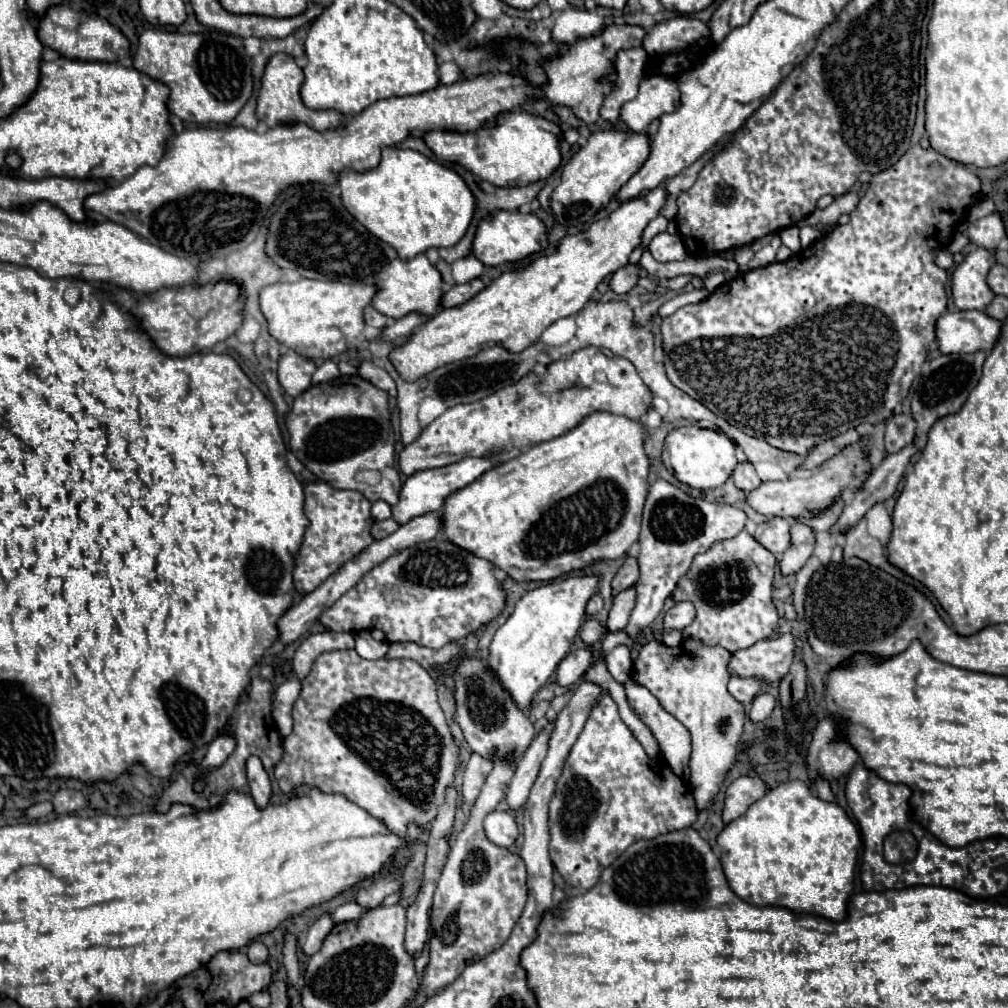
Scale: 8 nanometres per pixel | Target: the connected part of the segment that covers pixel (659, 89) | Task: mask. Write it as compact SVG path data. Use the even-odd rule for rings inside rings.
M649 75L641 81L637 97L621 107L621 121L631 131L641 133L653 119L659 119L661 115L675 111L677 105L679 89L675 79Z

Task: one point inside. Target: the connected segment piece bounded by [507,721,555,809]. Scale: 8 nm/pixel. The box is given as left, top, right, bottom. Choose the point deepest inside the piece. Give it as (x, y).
(528, 767)

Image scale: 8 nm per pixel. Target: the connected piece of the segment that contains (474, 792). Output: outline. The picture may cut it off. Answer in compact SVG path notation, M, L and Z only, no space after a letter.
M471 753L471 759L465 767L465 775L463 775L463 785L461 785L461 799L463 803L471 805L475 801L475 797L479 795L489 771L493 769L493 759L481 757L479 753Z

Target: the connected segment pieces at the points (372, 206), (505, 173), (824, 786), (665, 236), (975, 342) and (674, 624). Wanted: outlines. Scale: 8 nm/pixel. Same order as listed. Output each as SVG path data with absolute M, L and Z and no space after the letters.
M387 147L381 163L367 171L343 171L339 175L341 201L345 209L375 237L397 249L401 259L413 259L429 247L457 245L477 207L465 181L449 167L425 157L419 151Z
M511 111L501 115L495 127L483 127L471 133L429 131L423 139L439 159L459 163L497 187L519 187L545 181L551 173L555 173L561 165L561 135L561 127L553 121L545 121L543 117L535 117L525 111Z
M817 779L817 783L815 783L815 795L817 795L819 799L823 799L823 801L829 801L829 803L835 803L835 801L837 801L835 795L831 793L829 783L823 781L823 779Z
M667 231L653 237L653 241L649 243L649 251L657 261L663 261L663 263L681 261L687 257L687 249L679 239L679 235L671 235Z
M985 311L945 313L937 321L937 343L941 353L989 353L1001 337L1003 323Z
M681 601L665 613L665 629L685 629L695 619L695 605L691 601Z

